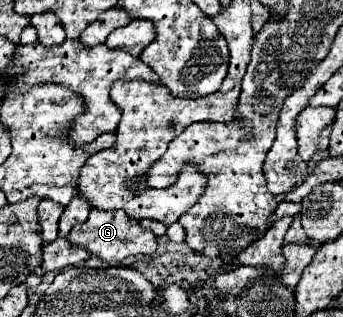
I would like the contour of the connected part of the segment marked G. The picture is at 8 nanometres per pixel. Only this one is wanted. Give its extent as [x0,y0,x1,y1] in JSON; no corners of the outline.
[67,208,157,264]

